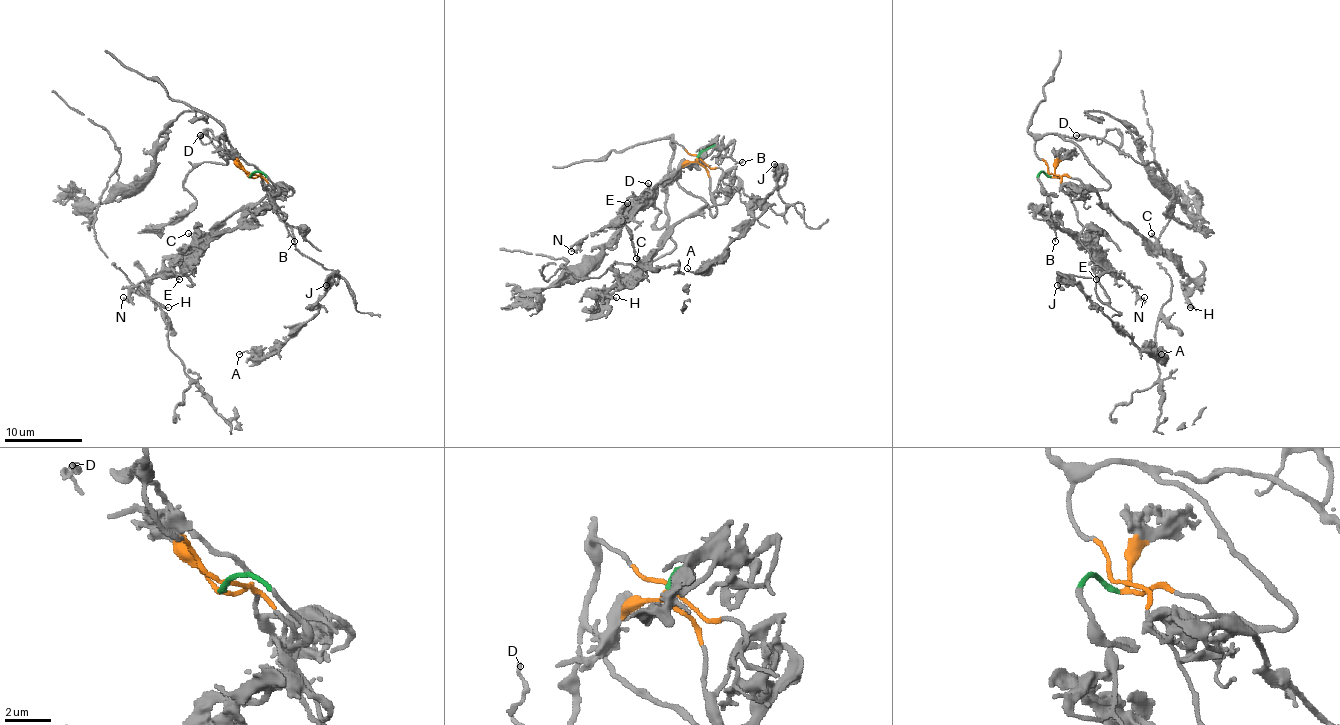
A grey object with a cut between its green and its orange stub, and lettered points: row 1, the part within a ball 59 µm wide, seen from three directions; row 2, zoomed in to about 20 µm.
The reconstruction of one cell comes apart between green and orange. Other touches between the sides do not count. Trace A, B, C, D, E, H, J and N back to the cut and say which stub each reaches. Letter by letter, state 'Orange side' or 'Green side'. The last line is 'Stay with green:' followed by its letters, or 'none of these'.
A: Orange side
B: Green side
C: Orange side
D: Orange side
E: Green side
H: Orange side
J: Orange side
N: Green side
Stay with green: B, E, N

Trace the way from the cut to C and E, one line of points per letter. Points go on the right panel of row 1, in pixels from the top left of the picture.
C: (1051, 176), (1078, 178), (1092, 188), (1109, 209), (1152, 242), (1156, 240), (1152, 233)
E: (1051, 176), (1039, 174), (1039, 184), (1051, 196), (1043, 207), (1045, 213), (1101, 260), (1103, 270), (1095, 279)

